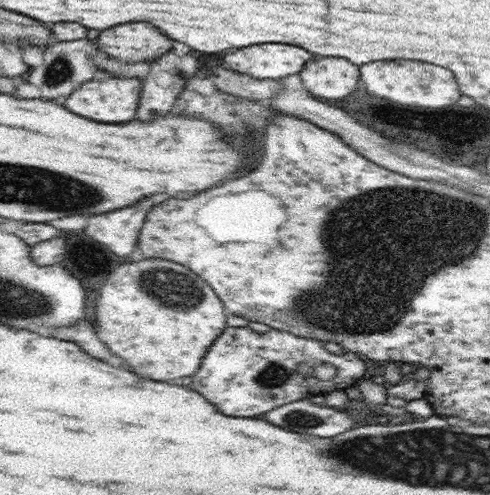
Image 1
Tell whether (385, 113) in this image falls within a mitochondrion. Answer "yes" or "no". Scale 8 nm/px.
no

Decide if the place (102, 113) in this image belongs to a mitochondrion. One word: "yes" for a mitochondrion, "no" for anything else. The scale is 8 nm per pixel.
no

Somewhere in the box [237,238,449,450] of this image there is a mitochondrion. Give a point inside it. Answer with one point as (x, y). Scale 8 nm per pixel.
(273, 375)

